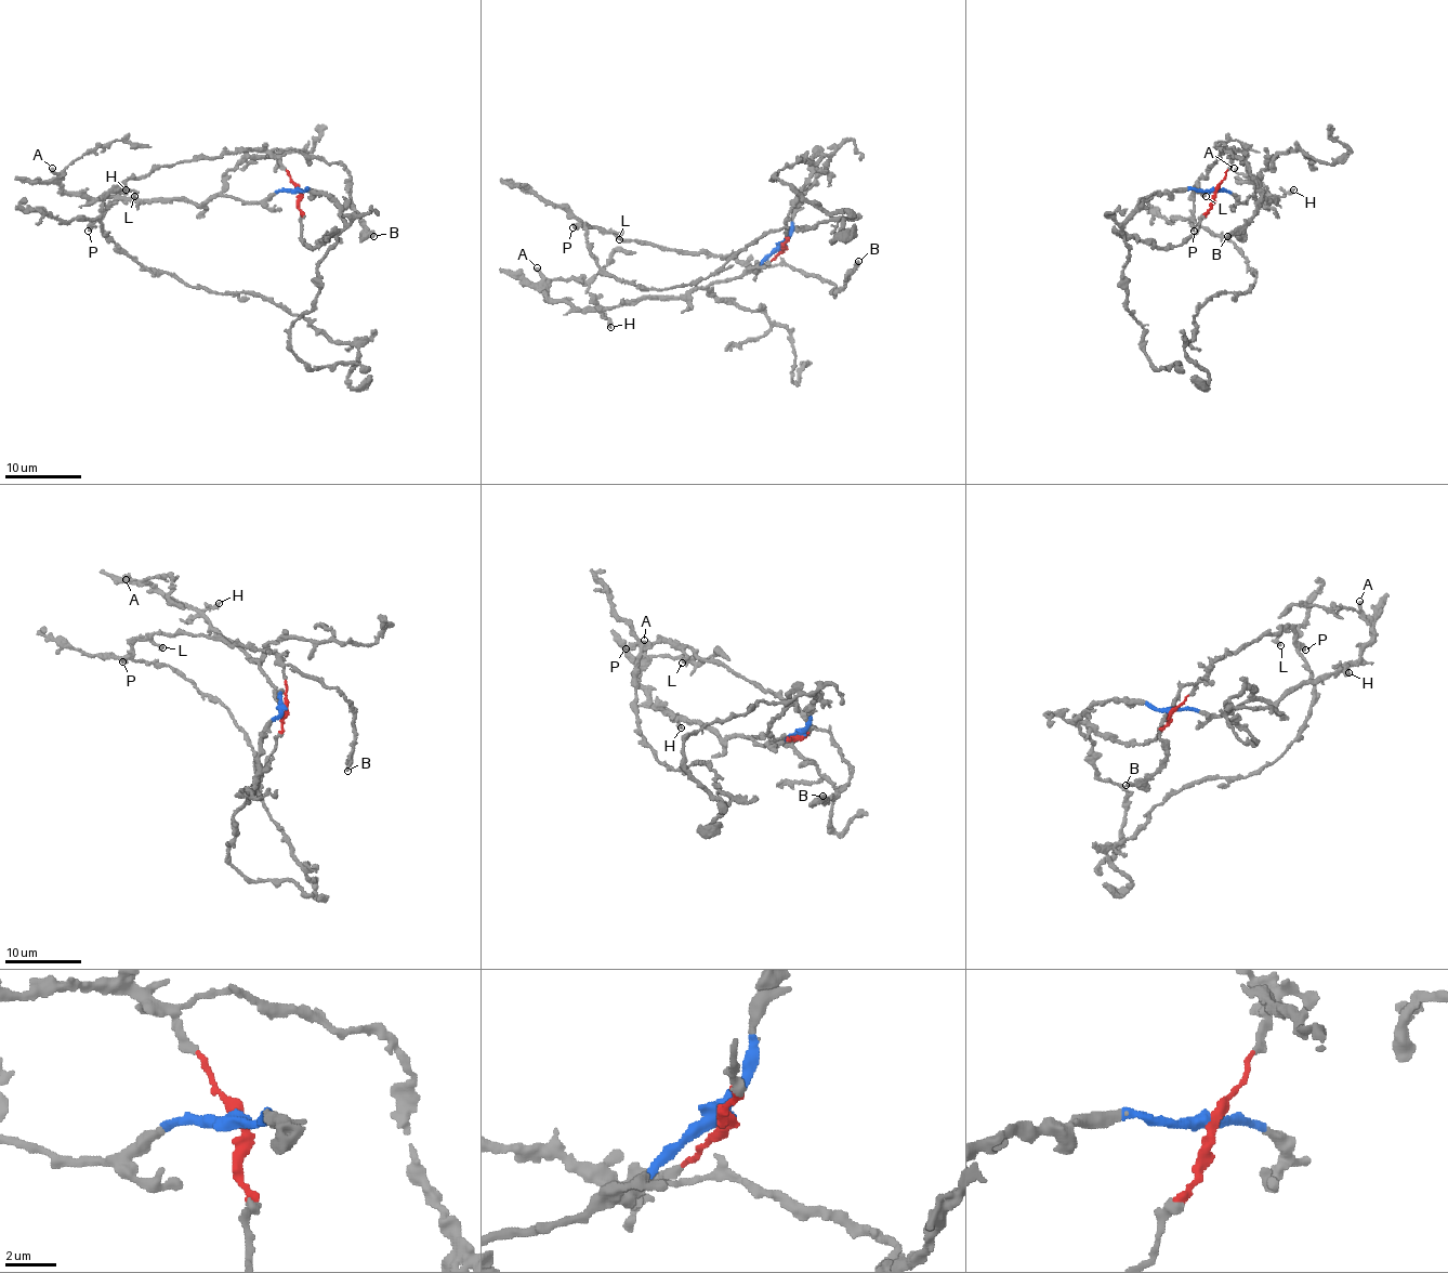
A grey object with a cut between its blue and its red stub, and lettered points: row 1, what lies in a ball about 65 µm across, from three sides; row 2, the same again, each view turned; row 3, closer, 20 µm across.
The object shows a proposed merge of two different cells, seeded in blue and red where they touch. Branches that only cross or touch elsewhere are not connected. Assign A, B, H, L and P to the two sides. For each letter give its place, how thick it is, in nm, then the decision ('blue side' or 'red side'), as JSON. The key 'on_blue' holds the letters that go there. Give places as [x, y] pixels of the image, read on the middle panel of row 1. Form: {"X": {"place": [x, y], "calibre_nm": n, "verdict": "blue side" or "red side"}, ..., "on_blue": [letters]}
{"A": {"place": [537, 267], "calibre_nm": 300, "verdict": "blue side"}, "B": {"place": [858, 261], "calibre_nm": 380, "verdict": "red side"}, "H": {"place": [610, 327], "calibre_nm": 400, "verdict": "blue side"}, "L": {"place": [619, 239], "calibre_nm": 240, "verdict": "red side"}, "P": {"place": [573, 227], "calibre_nm": 320, "verdict": "red side"}, "on_blue": ["A", "H"]}

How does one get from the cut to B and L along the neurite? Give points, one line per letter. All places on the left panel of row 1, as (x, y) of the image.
B: (298, 191), (280, 162), (285, 155), (303, 153), (338, 163), (350, 178), (352, 208), (374, 237)
L: (298, 191), (278, 160), (265, 153), (248, 151), (195, 156), (191, 160), (155, 166), (126, 183), (133, 196)

